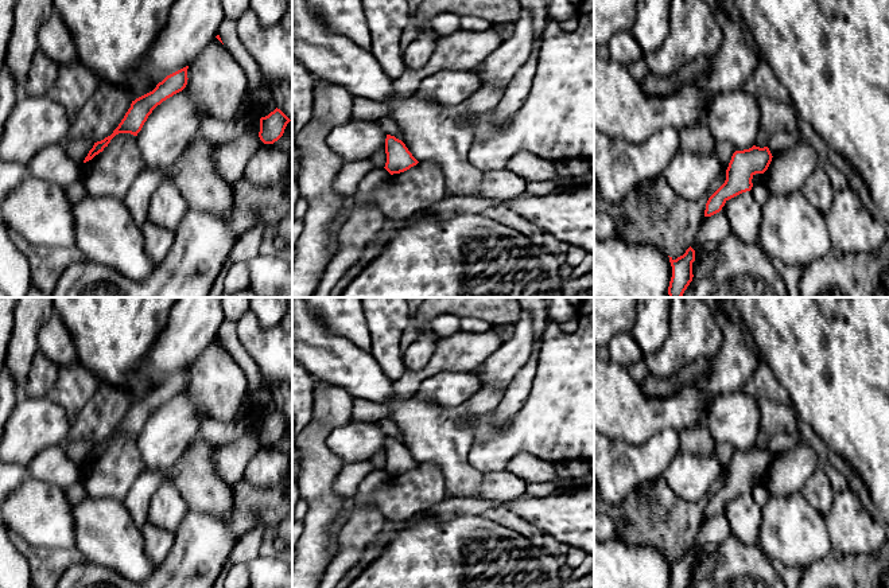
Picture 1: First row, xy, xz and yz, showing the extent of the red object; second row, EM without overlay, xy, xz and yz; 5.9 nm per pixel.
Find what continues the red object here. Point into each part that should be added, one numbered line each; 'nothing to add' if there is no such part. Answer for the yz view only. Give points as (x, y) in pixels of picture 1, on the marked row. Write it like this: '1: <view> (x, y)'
nothing to add

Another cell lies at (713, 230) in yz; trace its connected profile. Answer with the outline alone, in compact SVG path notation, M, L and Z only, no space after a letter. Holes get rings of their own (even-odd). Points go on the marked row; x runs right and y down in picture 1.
M719 213L704 217L699 225L696 234L691 242L695 250L695 261L692 262L692 274L695 274L699 264L730 234L730 223L726 214Z

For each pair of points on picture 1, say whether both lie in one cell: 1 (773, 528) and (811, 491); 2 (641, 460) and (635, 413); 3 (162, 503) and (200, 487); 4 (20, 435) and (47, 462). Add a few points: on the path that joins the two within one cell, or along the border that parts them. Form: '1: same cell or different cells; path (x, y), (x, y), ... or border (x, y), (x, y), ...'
1: different cells; border (800, 491), (823, 516)
2: different cells; border (667, 429), (637, 444), (608, 437)
3: different cells; border (167, 474), (173, 476), (174, 486), (189, 509)
4: different cells; border (62, 444), (43, 448), (26, 467)

